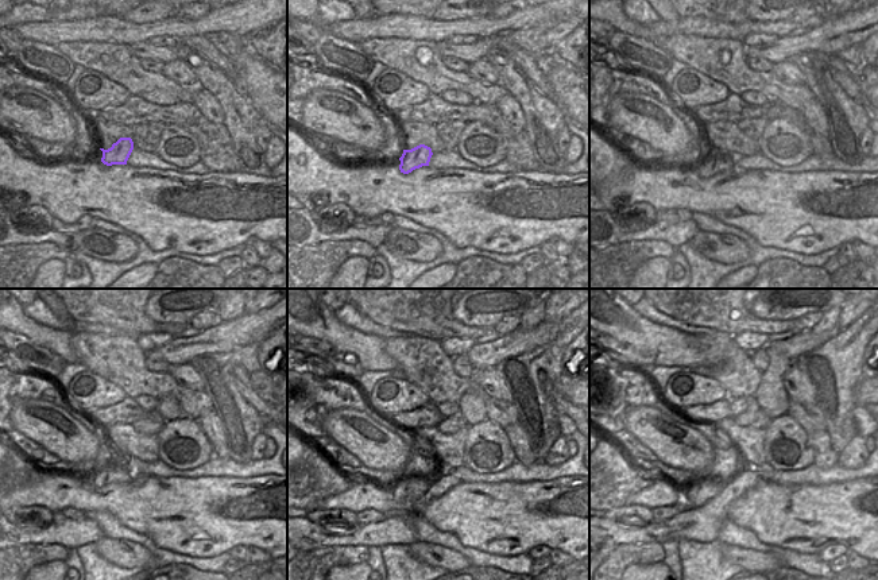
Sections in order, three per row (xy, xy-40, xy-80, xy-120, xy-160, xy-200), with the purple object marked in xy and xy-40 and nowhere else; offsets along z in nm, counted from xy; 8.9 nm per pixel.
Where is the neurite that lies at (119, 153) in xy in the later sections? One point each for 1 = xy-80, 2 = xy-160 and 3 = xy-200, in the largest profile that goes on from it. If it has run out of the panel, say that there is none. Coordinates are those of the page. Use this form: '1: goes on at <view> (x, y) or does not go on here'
1: goes on at xy-80 (714, 162)
2: goes on at xy-160 (410, 486)
3: goes on at xy-200 (700, 492)

